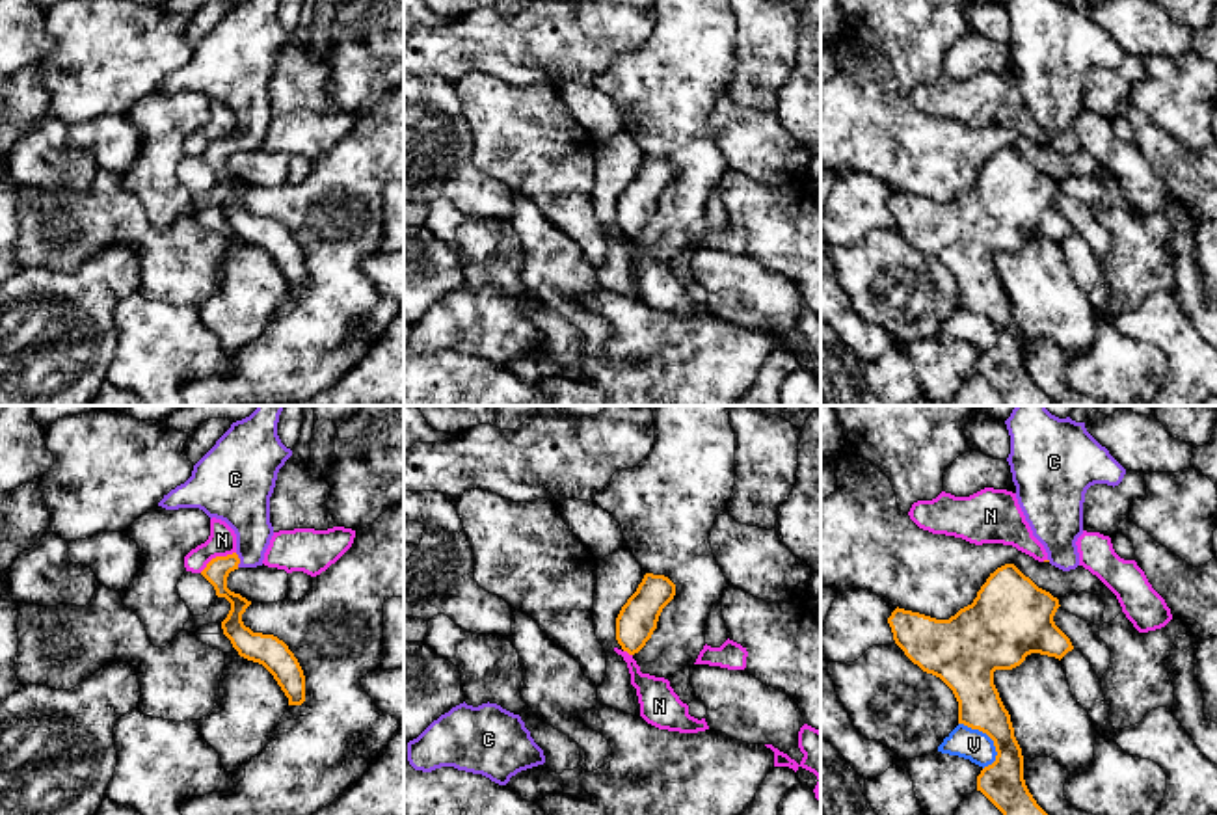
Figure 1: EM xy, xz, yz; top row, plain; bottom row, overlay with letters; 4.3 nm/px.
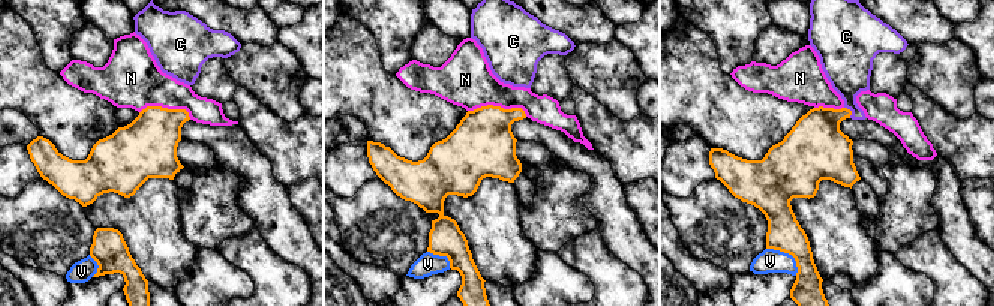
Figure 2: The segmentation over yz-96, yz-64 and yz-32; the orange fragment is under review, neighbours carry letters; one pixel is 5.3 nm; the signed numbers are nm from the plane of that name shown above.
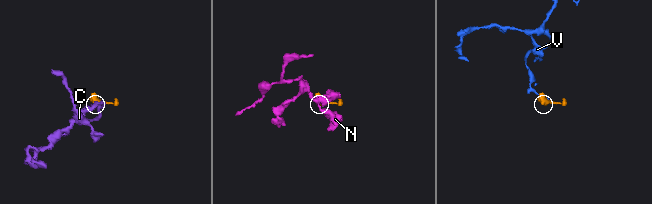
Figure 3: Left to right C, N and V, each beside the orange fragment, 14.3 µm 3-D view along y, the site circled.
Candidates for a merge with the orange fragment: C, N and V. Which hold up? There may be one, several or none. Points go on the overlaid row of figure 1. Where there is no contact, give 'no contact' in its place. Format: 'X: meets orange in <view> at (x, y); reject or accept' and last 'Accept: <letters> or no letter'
C: meets orange in xy at (239, 561); accept
N: meets orange in xy at (216, 557); reject
V: meets orange in yz at (989, 735); reject
Accept: C

